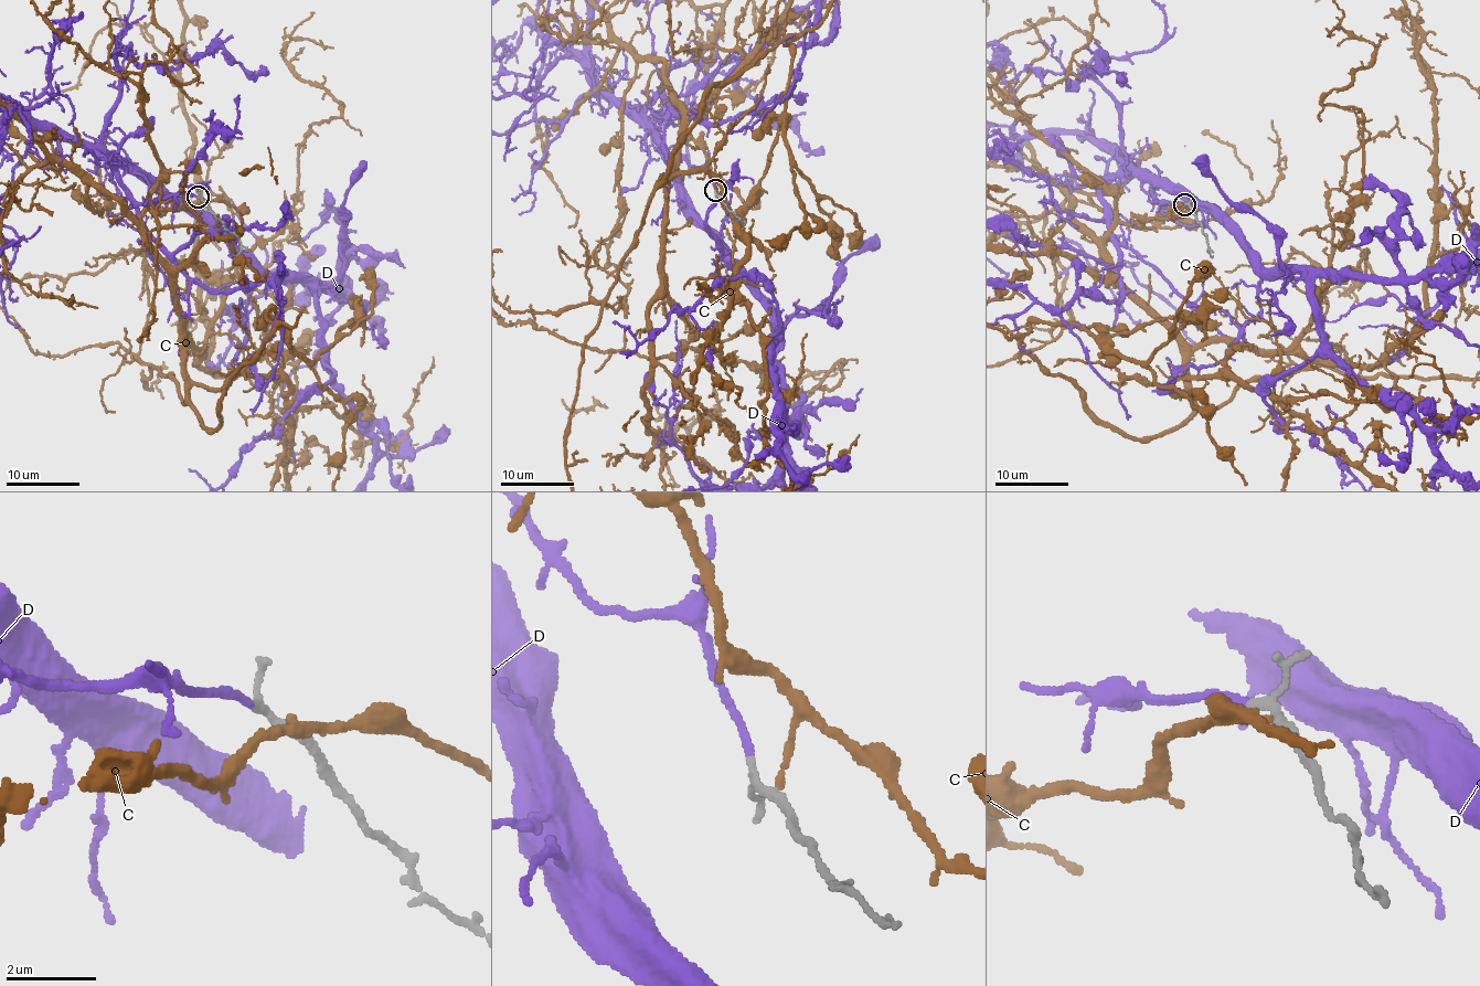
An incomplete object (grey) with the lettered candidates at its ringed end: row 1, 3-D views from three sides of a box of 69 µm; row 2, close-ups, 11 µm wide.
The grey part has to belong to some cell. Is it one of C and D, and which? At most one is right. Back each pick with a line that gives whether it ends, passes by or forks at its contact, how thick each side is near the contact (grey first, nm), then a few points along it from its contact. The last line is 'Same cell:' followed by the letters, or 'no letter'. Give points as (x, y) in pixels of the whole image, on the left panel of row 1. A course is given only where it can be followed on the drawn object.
D: it ends there; 140 nm thick on the grey side, 160 nm on the other
Same cell: D

